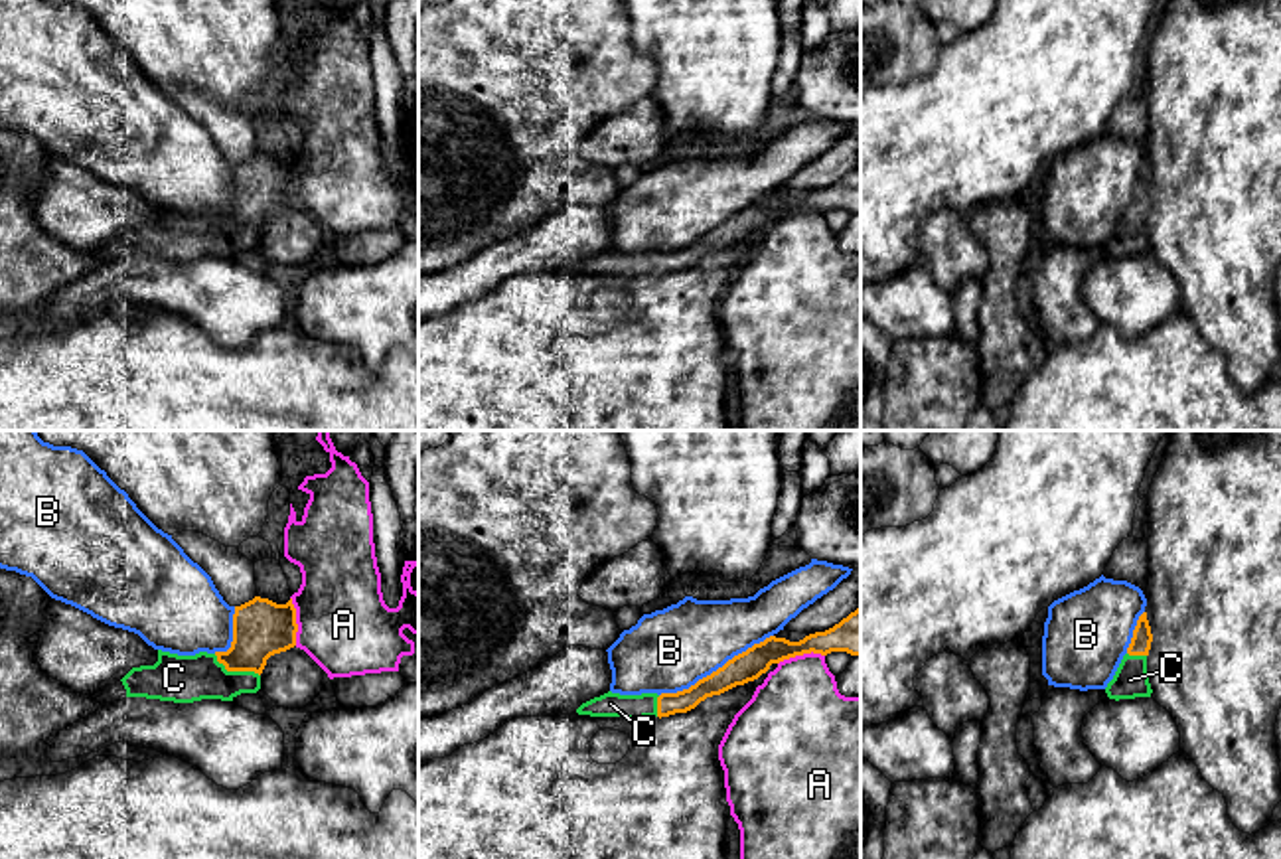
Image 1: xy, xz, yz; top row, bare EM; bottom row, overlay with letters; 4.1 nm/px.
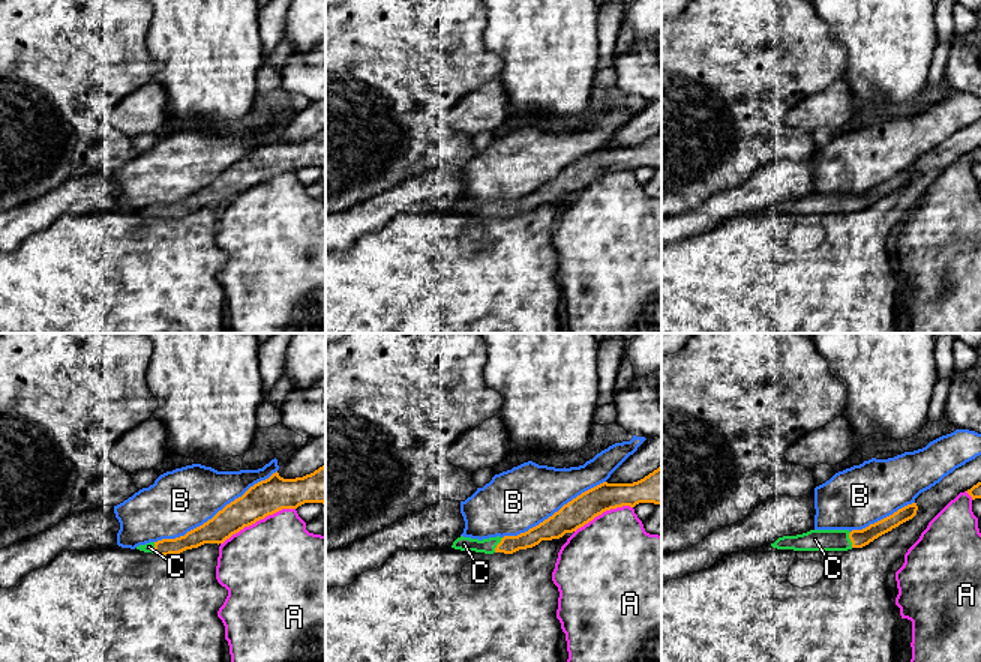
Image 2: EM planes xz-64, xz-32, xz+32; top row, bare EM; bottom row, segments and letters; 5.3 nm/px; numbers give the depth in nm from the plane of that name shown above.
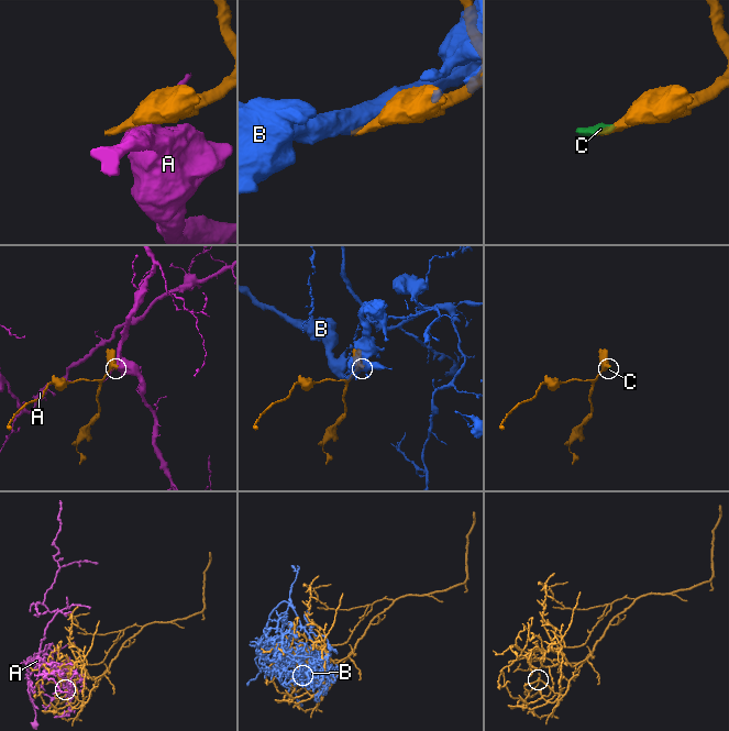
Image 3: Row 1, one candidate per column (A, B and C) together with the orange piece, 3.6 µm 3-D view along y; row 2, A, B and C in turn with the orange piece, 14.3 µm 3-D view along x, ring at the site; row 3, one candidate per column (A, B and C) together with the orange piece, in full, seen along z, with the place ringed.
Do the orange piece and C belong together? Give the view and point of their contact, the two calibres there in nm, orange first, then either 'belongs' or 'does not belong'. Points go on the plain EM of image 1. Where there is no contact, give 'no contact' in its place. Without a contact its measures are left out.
xy (235, 228) | 240/190 nm | belongs

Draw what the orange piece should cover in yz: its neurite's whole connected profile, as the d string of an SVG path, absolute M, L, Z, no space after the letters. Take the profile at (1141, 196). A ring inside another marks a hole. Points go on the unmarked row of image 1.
M1143 170L1133 188L1131 201L1123 213L1113 237L1107 241L1105 251L1109 257L1135 257L1151 255L1153 247L1147 235L1147 213L1151 207L1153 192Z

